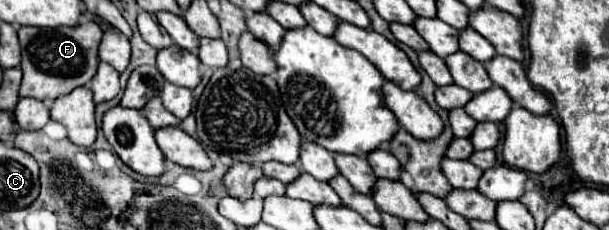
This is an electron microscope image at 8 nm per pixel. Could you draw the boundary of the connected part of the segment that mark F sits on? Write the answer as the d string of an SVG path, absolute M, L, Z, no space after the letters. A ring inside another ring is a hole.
M81 23L79 27L57 27L55 31L45 29L45 41L43 41L43 29L21 27L19 41L23 47L23 59L21 59L23 83L19 95L33 97L39 101L45 99L55 101L71 93L75 87L87 85L97 73L97 65L99 65L97 51L101 37L103 31L97 23Z

